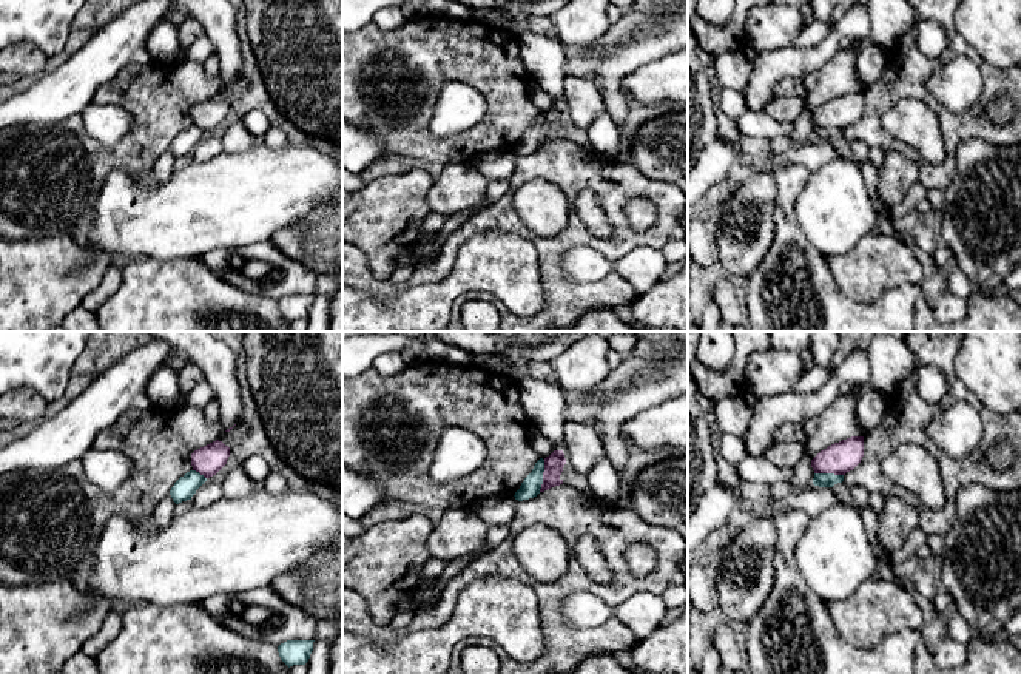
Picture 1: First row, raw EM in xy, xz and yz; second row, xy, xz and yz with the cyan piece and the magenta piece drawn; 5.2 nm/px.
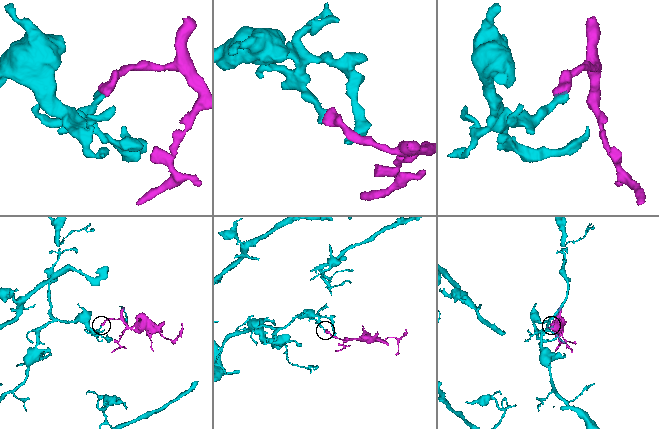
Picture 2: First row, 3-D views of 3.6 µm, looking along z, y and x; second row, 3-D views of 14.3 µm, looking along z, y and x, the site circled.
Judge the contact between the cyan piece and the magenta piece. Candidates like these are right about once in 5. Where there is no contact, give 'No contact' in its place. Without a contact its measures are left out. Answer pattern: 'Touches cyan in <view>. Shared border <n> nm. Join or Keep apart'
Touches cyan in xz. Shared border 170 nm. Keep apart

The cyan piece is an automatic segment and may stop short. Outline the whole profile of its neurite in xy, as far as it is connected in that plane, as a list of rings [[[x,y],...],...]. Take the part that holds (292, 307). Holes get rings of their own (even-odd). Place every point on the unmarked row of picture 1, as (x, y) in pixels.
[[[287,295],[278,301],[281,315],[290,322],[305,319],[313,305],[315,295]]]

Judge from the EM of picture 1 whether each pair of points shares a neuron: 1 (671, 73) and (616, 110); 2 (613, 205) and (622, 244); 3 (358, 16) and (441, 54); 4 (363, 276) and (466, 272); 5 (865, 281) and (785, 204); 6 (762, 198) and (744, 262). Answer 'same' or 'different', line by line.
1: different
2: same
3: different
4: different
5: different
6: same

